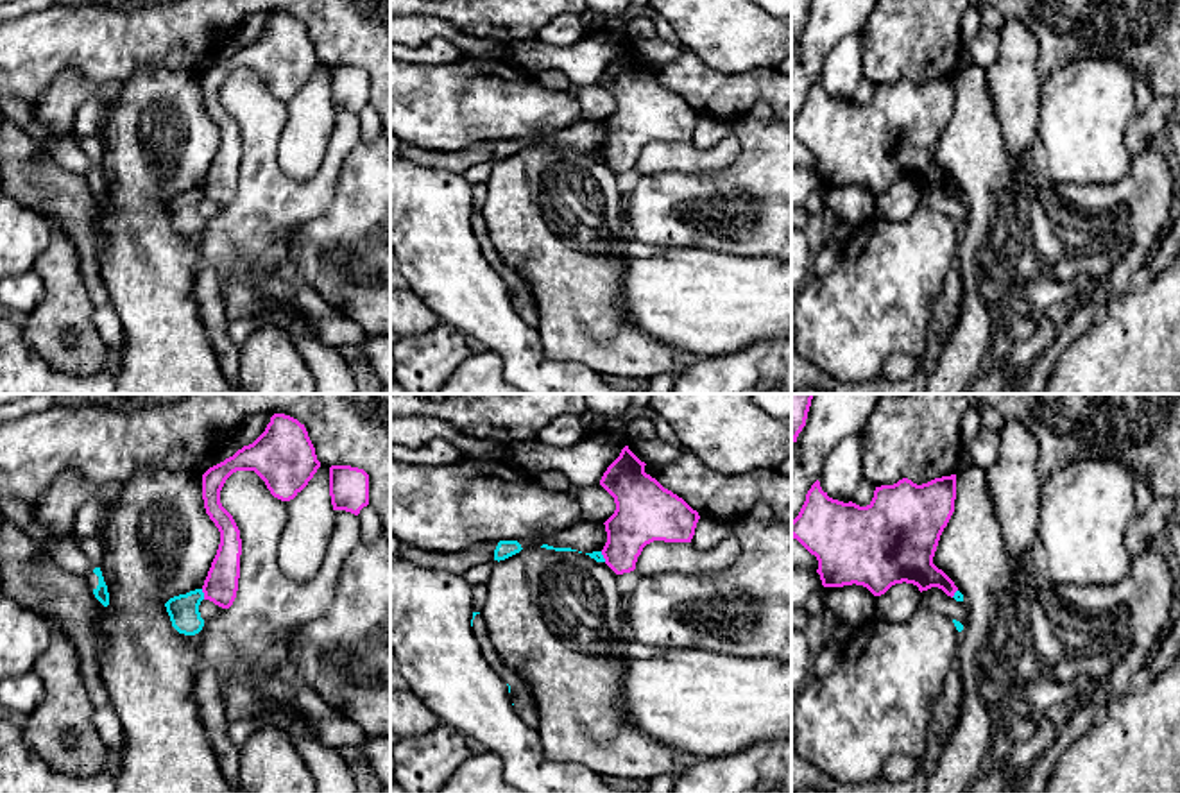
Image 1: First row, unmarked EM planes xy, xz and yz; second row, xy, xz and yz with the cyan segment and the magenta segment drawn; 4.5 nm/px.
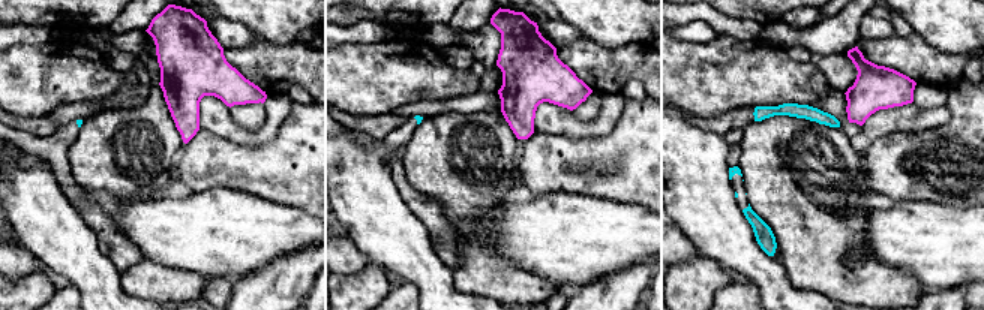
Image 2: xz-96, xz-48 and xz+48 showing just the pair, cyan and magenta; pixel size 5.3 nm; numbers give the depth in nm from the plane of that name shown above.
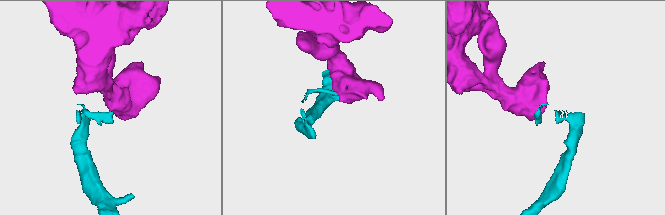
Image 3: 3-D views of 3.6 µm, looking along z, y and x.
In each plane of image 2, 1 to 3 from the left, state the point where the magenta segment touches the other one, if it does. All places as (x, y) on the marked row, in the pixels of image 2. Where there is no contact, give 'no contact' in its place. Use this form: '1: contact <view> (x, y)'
1: no contact
2: no contact
3: no contact

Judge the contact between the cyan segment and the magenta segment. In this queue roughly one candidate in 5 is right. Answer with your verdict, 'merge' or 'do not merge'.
do not merge

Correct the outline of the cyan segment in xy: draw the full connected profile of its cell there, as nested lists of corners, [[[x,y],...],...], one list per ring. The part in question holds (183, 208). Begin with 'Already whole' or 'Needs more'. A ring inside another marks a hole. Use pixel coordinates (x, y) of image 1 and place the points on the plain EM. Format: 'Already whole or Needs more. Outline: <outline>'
Already whole. Outline: [[[195,188],[186,193],[174,195],[165,202],[172,226],[179,233],[195,234],[202,229],[204,218],[199,211],[199,204],[202,199],[202,188]]]

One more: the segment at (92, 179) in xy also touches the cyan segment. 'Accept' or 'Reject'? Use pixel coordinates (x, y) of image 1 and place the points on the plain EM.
Accept

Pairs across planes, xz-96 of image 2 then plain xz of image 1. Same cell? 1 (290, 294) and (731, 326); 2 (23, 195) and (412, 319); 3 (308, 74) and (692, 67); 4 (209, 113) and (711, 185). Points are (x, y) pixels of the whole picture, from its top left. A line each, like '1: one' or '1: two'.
1: two
2: two
3: one
4: two

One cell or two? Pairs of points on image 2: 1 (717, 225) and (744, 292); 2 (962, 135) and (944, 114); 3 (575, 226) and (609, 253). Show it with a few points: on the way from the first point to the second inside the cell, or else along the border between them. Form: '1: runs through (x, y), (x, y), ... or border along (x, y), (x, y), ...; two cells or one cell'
1: border along (747, 280), (759, 294); two cells
2: border along (950, 108), (950, 119), (945, 123), (915, 132); two cells
3: runs through (584, 235), (594, 238), (600, 244); one cell

